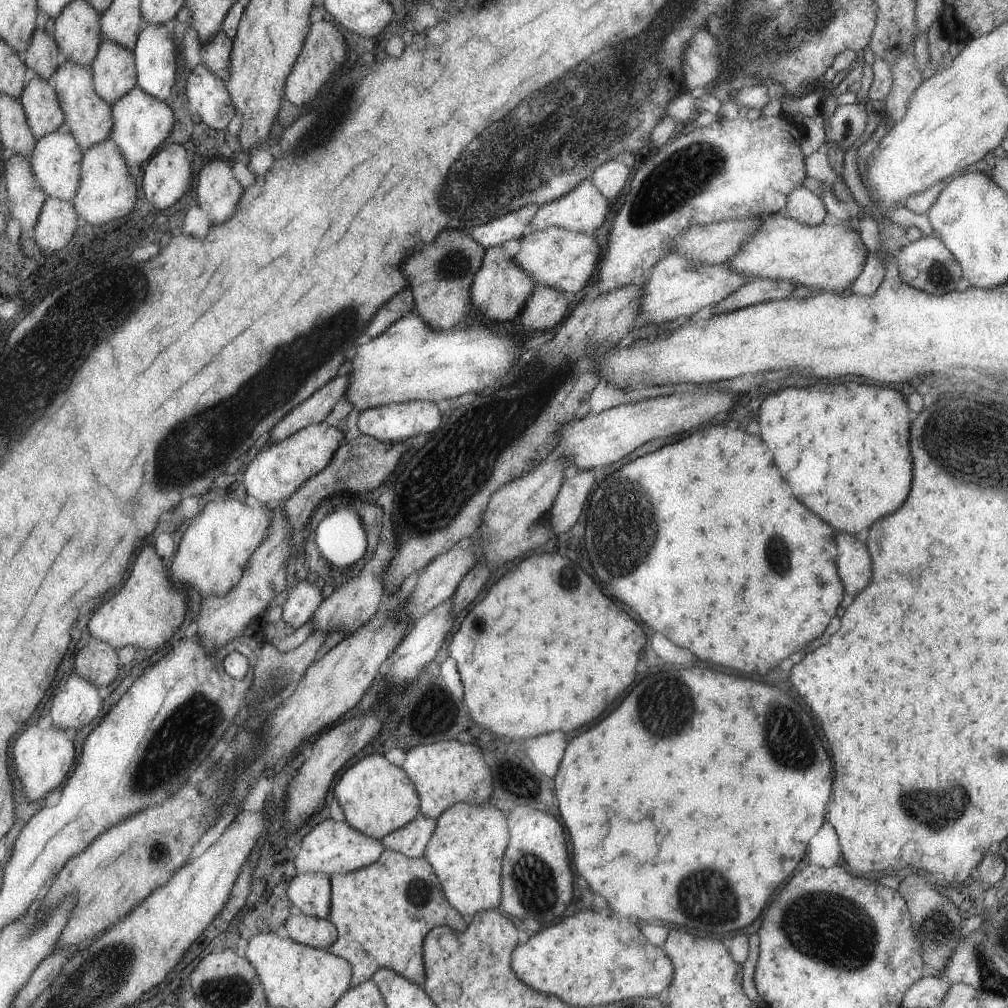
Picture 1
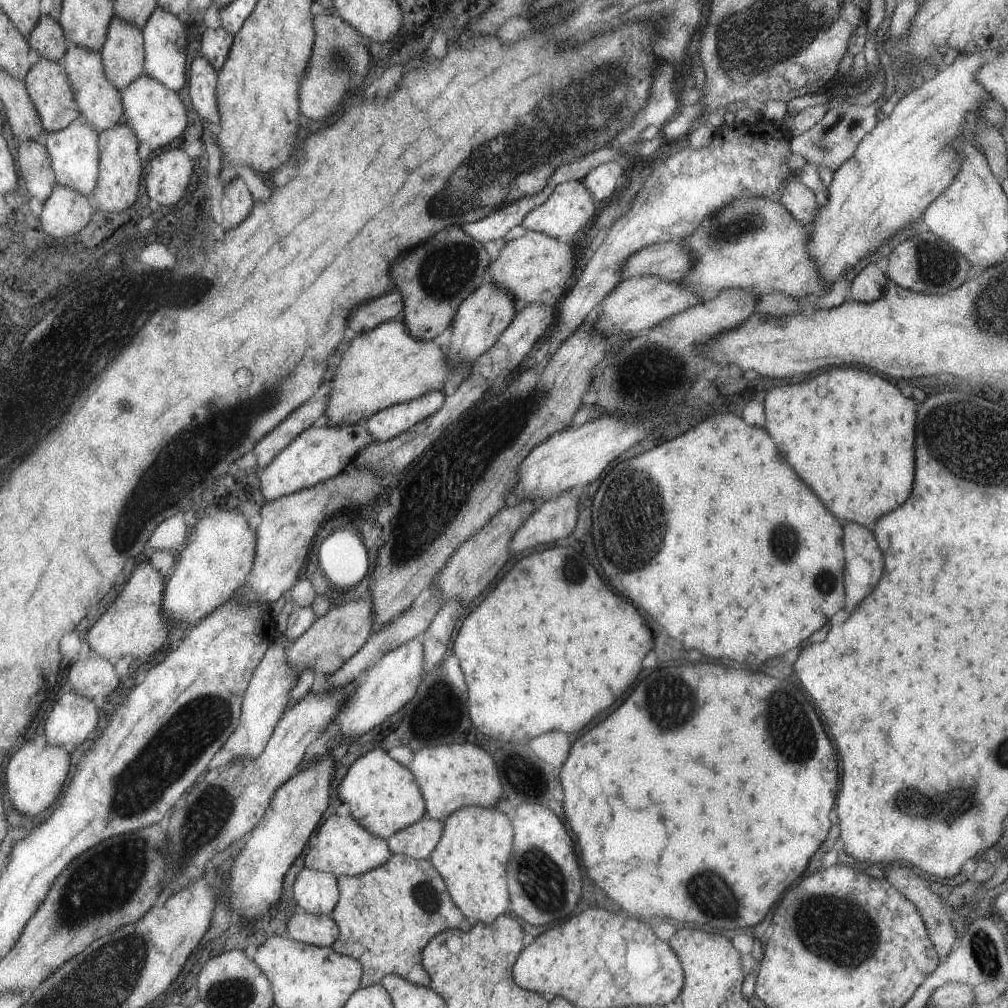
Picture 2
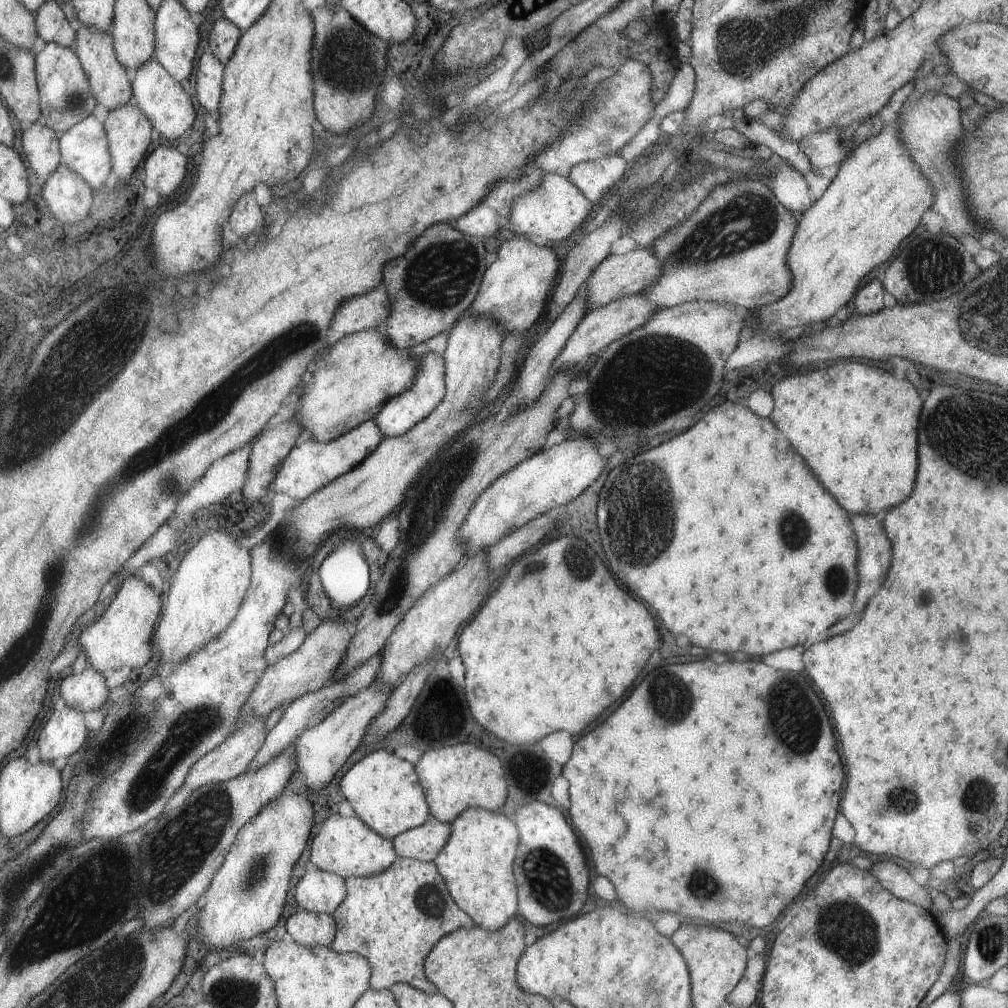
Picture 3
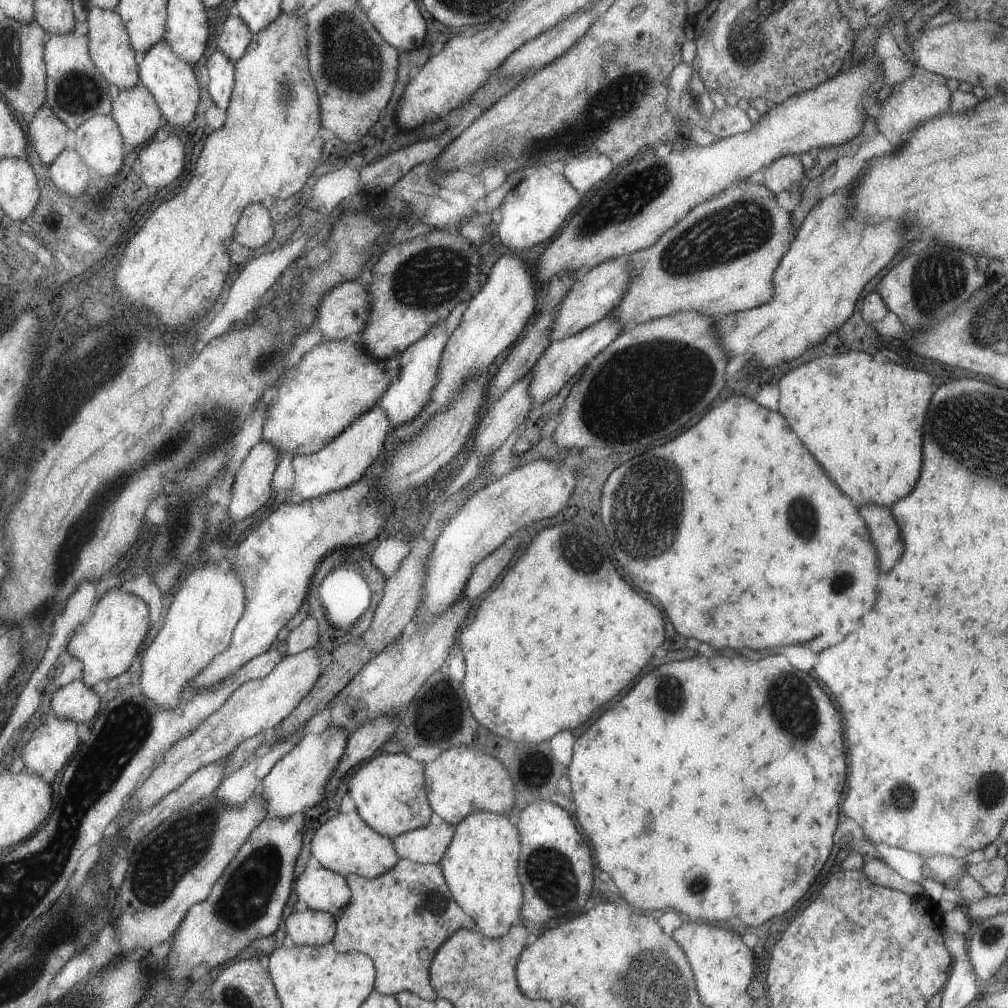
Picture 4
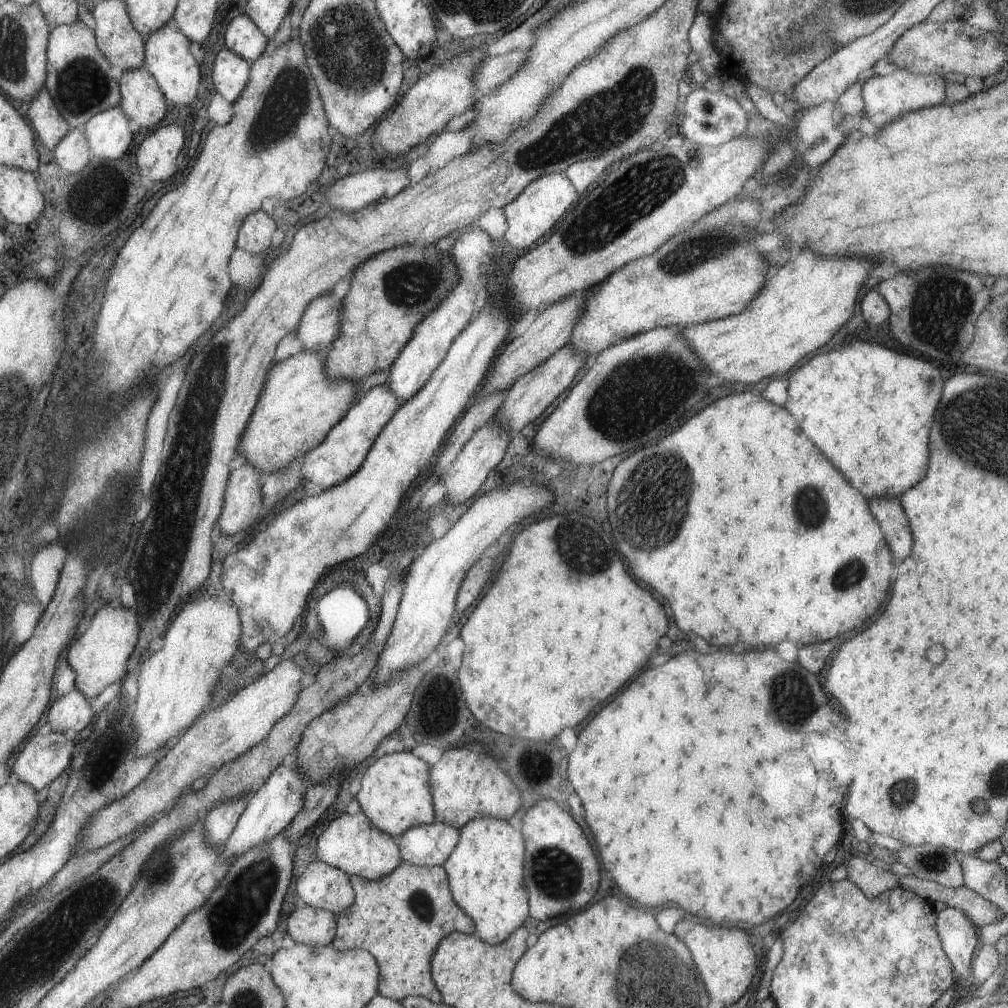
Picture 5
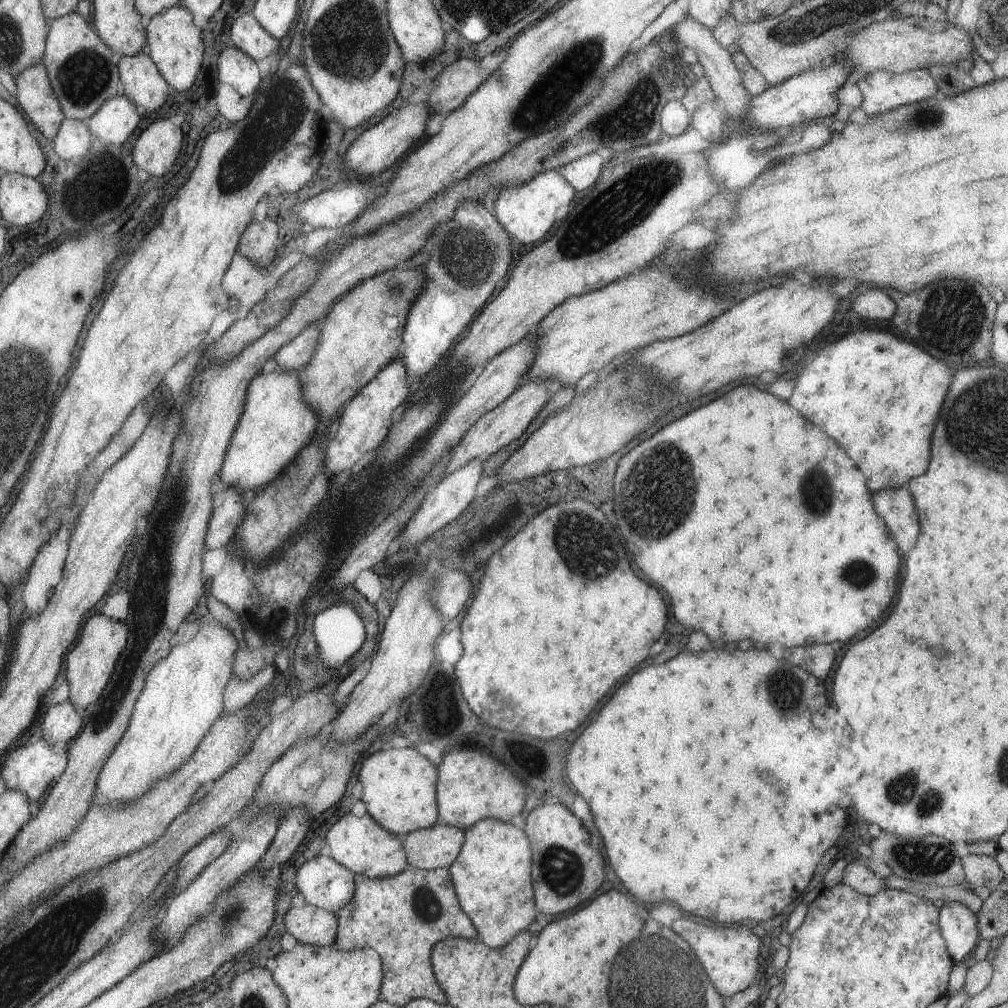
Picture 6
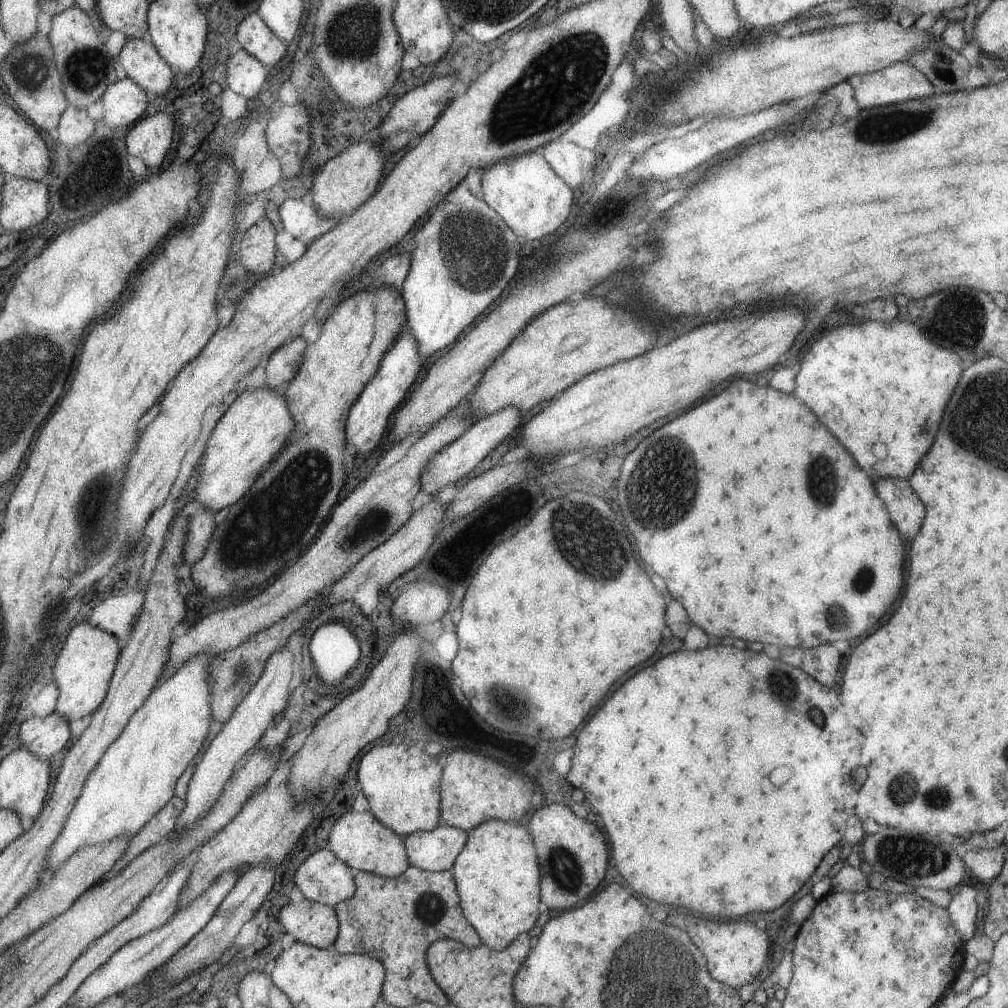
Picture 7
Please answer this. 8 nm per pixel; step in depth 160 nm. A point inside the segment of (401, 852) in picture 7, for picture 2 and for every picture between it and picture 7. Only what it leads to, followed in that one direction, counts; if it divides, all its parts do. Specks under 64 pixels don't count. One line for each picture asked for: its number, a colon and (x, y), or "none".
2: (342, 846)
3: (346, 846)
4: (345, 844)
5: (352, 844)
6: (358, 843)

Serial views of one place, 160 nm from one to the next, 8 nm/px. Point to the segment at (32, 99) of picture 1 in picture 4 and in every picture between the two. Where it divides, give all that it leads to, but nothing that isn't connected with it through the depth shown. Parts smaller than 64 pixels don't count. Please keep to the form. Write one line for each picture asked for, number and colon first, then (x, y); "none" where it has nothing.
2: (46, 82)
3: (65, 98)
4: (75, 91)

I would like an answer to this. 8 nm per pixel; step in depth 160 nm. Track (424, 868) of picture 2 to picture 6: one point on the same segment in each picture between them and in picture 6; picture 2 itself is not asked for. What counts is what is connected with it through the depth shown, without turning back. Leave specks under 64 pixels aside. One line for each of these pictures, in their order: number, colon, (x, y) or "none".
3: (393, 918)
4: (398, 919)
5: (399, 919)
6: (402, 916)

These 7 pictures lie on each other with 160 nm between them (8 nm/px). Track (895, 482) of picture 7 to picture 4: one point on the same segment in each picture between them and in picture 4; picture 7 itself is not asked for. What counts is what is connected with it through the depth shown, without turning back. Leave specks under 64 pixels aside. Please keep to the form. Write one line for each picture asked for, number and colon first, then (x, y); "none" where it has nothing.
4: (884, 533)
5: (887, 511)
6: (895, 505)

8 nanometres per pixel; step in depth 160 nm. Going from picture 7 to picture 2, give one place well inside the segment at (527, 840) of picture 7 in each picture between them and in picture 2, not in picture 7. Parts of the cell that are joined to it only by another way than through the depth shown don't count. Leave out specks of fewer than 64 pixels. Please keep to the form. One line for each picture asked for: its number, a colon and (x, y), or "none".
2: (471, 857)
3: (476, 862)
4: (479, 866)
5: (484, 871)
6: (491, 878)

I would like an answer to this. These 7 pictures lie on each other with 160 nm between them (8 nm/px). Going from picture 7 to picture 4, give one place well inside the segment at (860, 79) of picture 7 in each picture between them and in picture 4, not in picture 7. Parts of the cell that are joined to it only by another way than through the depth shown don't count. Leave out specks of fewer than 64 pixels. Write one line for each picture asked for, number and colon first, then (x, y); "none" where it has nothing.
4: (923, 95)
5: (886, 97)
6: (880, 90)

